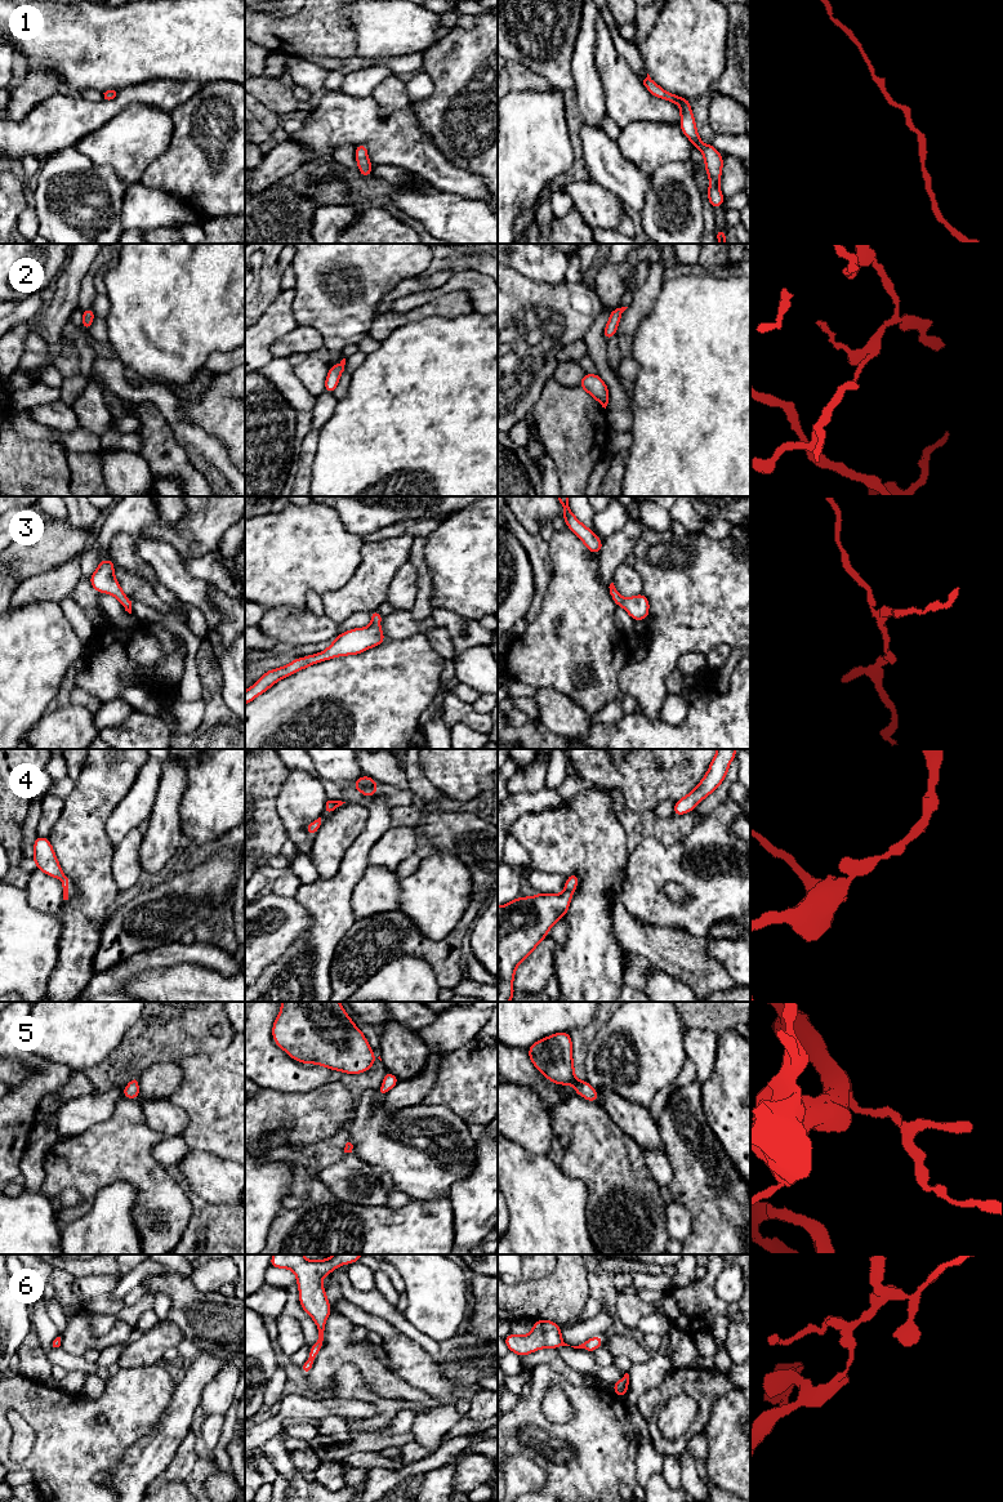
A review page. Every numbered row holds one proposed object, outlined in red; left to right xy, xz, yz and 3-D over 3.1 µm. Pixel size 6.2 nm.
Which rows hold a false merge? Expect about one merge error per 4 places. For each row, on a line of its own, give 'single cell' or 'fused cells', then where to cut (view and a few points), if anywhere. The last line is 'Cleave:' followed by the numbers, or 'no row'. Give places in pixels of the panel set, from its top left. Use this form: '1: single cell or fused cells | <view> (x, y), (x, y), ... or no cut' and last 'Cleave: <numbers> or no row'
1: single cell | no cut
2: single cell | no cut
3: single cell | no cut
4: single cell | no cut
5: single cell | no cut
6: single cell | no cut
Cleave: no row

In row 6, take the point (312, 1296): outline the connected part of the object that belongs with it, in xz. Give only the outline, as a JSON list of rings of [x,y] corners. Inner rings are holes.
[[[273,1254],[269,1266],[290,1269],[297,1275],[299,1301],[304,1311],[316,1322],[318,1329],[317,1342],[309,1347],[309,1359],[299,1367],[304,1374],[312,1370],[313,1360],[325,1341],[325,1322],[333,1311],[321,1284],[324,1276],[344,1265],[358,1261],[362,1254],[334,1254],[331,1258],[308,1261],[303,1254]]]

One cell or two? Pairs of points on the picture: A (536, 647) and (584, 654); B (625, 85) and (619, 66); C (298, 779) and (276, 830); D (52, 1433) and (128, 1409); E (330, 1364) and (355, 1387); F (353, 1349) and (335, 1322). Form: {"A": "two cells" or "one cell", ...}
{"A": "one cell", "B": "one cell", "C": "two cells", "D": "one cell", "E": "two cells", "F": "one cell"}

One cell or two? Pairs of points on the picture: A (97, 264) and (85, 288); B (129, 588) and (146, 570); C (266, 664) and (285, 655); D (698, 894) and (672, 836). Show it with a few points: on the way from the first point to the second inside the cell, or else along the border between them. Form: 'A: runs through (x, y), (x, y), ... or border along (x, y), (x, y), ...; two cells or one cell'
A: runs through (93, 270), (87, 282); one cell
B: border along (115, 564), (138, 574), (154, 587); two cells
C: runs through (271, 660), (280, 658); one cell
D: border along (699, 823), (671, 845), (654, 836); two cells

